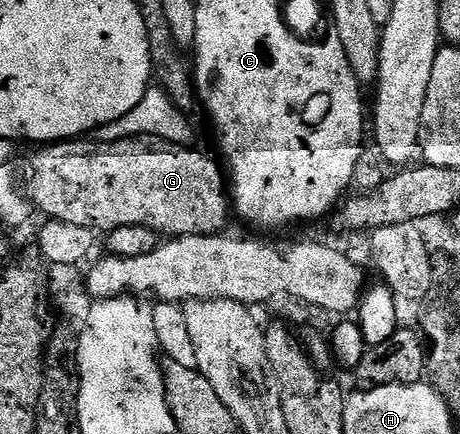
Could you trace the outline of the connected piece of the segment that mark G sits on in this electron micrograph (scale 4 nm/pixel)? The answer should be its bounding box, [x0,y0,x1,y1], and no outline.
[20,137,232,237]

